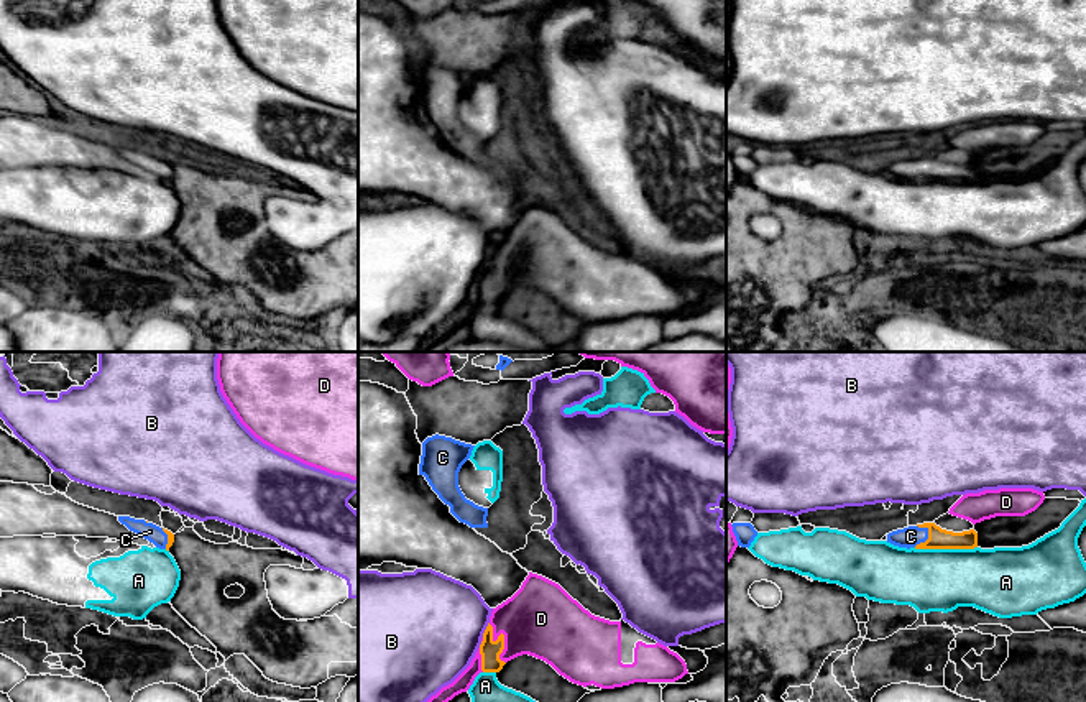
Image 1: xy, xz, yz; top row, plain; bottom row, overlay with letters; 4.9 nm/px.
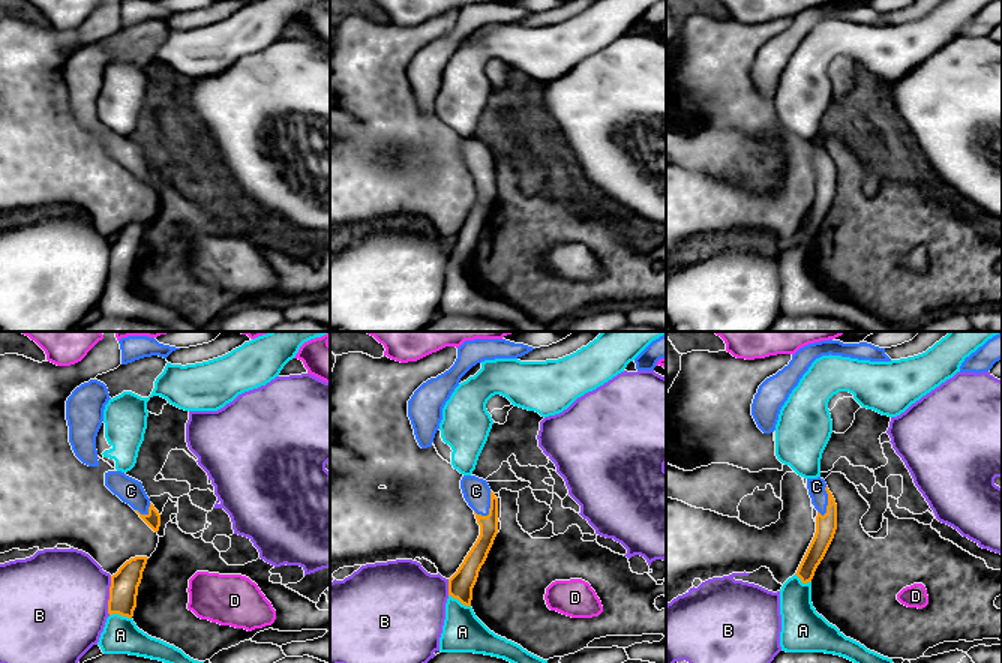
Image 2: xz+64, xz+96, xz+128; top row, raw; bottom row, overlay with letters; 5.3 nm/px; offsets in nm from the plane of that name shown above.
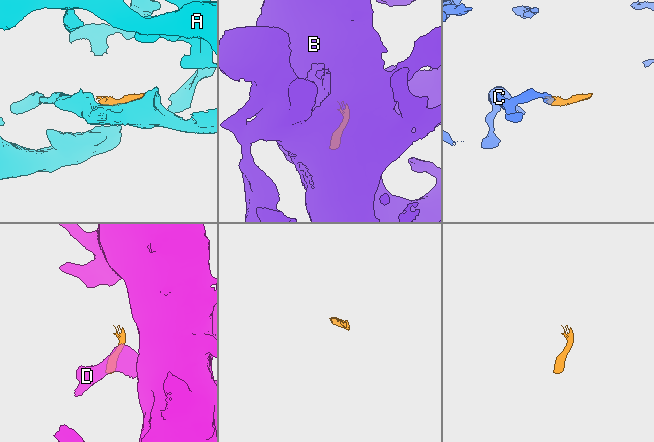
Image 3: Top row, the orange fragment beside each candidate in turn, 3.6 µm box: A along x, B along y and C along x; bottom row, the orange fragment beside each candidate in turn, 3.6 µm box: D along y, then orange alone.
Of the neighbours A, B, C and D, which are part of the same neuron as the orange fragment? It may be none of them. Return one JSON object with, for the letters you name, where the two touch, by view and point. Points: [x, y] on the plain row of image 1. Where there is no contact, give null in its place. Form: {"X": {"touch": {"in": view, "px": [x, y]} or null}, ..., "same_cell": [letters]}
{"C": {"touch": {"in": "yz", "px": [927, 171]}}, "same_cell": ["C"]}

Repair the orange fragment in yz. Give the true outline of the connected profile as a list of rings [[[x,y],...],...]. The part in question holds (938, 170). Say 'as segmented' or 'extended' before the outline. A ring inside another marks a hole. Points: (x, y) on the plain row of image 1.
extended; [[[923,155],[889,164],[887,174],[907,181],[974,181],[978,164],[974,161],[953,164],[935,155]]]

